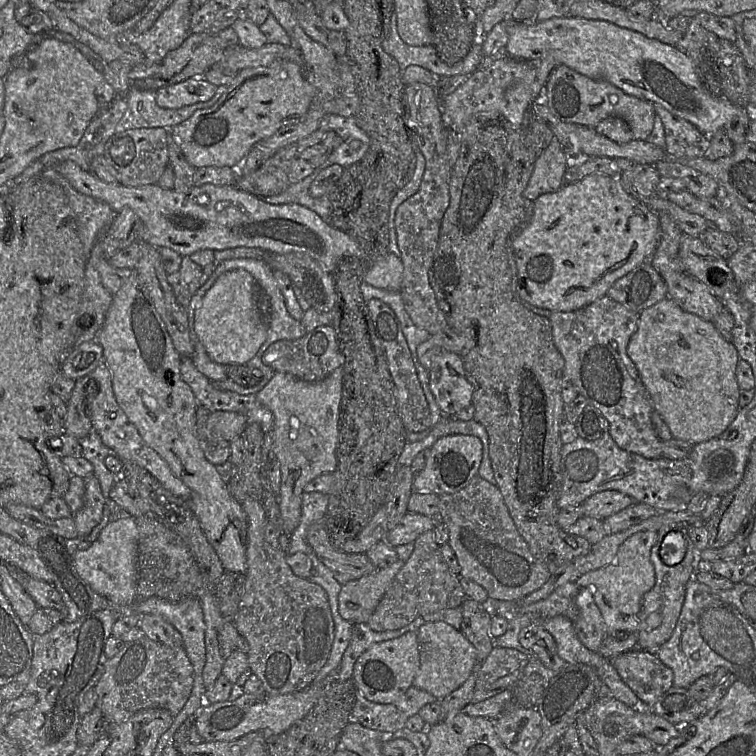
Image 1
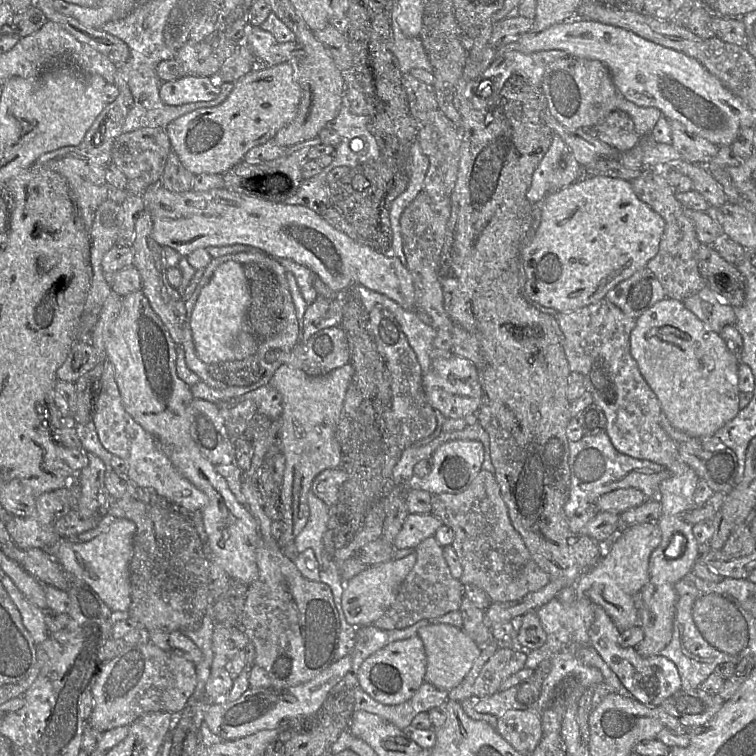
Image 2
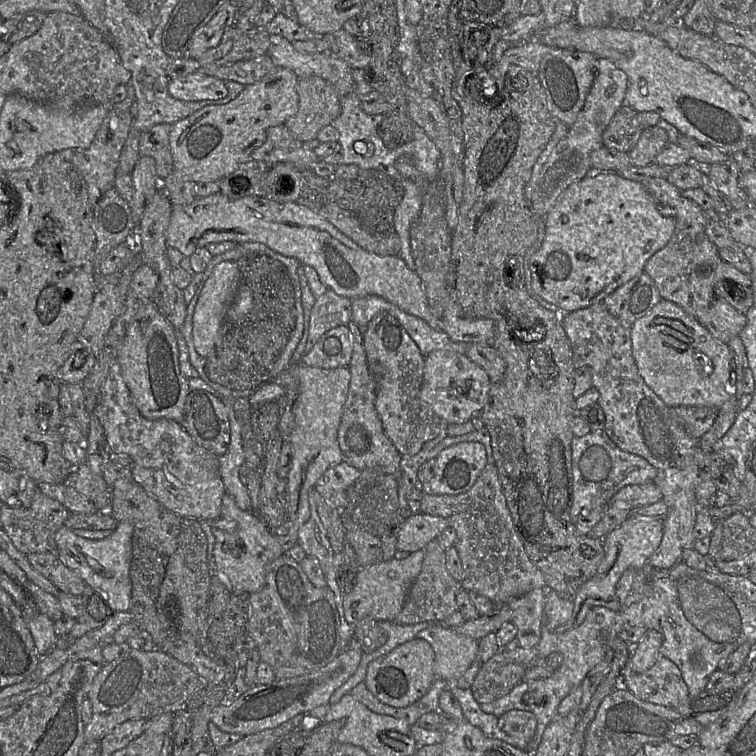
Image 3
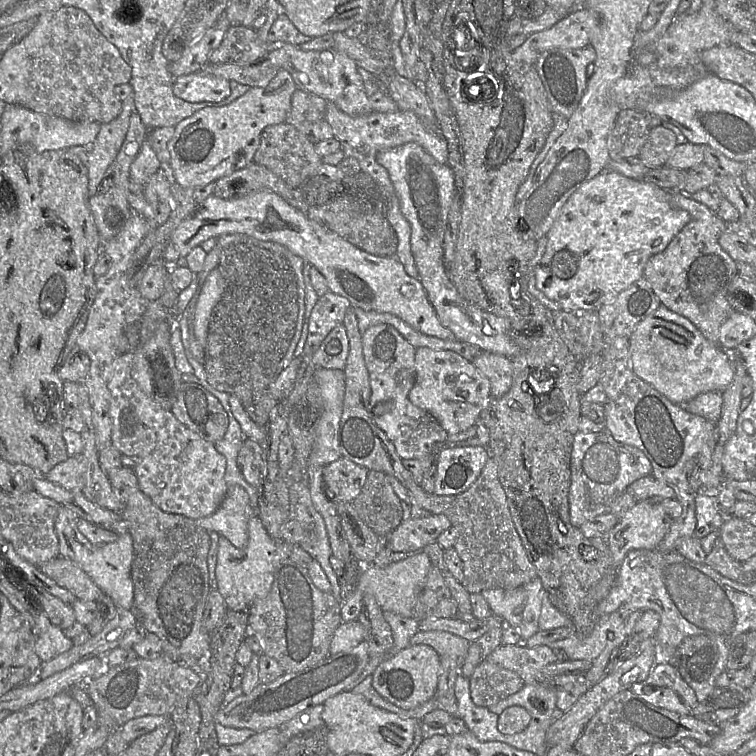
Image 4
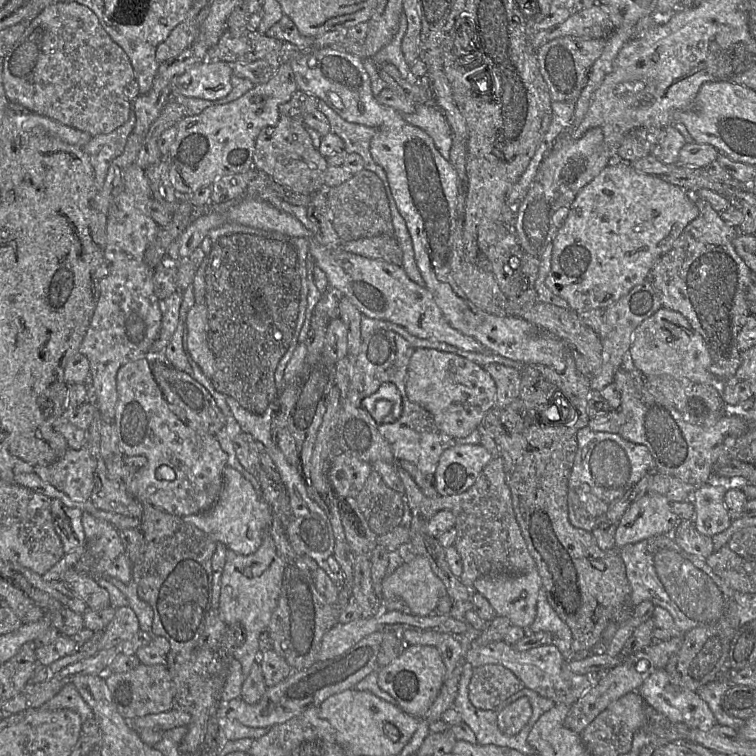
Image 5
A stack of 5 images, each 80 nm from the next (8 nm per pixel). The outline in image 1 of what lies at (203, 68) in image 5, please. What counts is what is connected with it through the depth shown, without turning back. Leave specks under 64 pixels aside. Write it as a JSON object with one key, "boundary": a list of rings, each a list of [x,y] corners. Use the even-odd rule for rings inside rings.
{"boundary":[[[203,76],[193,77],[158,89],[156,102],[162,108],[178,109],[210,100],[215,95],[217,87]]]}

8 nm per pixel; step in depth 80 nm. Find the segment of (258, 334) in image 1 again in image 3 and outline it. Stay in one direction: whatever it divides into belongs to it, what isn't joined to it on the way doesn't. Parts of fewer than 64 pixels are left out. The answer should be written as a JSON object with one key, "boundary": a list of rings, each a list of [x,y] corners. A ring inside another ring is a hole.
{"boundary":[[[223,261],[214,267],[201,290],[193,314],[192,337],[196,352],[203,358],[208,357],[217,343],[217,338],[226,313],[233,302],[239,281],[240,272],[236,262]]]}

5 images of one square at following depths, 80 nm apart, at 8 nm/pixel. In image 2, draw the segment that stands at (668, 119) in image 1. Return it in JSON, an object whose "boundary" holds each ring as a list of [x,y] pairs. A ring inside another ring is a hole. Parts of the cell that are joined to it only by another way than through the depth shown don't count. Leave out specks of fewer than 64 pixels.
{"boundary":[[[669,120],[672,145],[681,155],[681,159],[694,164],[707,165],[718,153],[719,146],[709,140],[689,133],[676,120]]]}

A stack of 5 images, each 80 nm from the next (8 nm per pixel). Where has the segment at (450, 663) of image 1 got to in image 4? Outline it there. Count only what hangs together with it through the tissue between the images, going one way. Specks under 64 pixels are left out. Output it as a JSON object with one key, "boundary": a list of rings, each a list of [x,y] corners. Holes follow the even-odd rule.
{"boundary":[[[437,630],[418,631],[410,639],[411,645],[418,645],[418,644],[428,645],[432,647],[438,653],[439,656],[449,656],[453,658],[458,665],[459,673],[460,673],[460,667],[468,652],[470,643],[471,643],[470,641],[462,637],[456,636],[452,633],[446,631],[437,631]]]}

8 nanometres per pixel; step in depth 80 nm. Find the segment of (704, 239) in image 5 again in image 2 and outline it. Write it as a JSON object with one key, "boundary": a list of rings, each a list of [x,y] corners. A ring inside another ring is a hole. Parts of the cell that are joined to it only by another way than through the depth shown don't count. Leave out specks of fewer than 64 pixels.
{"boundary":[[[642,167],[641,175],[630,182],[635,194],[665,221],[658,253],[646,266],[661,282],[666,298],[683,301],[686,297],[697,293],[706,286],[697,259],[697,252],[701,243],[697,238],[693,222],[684,213],[684,206],[676,199],[676,192],[667,182],[665,173],[659,169]]]}

